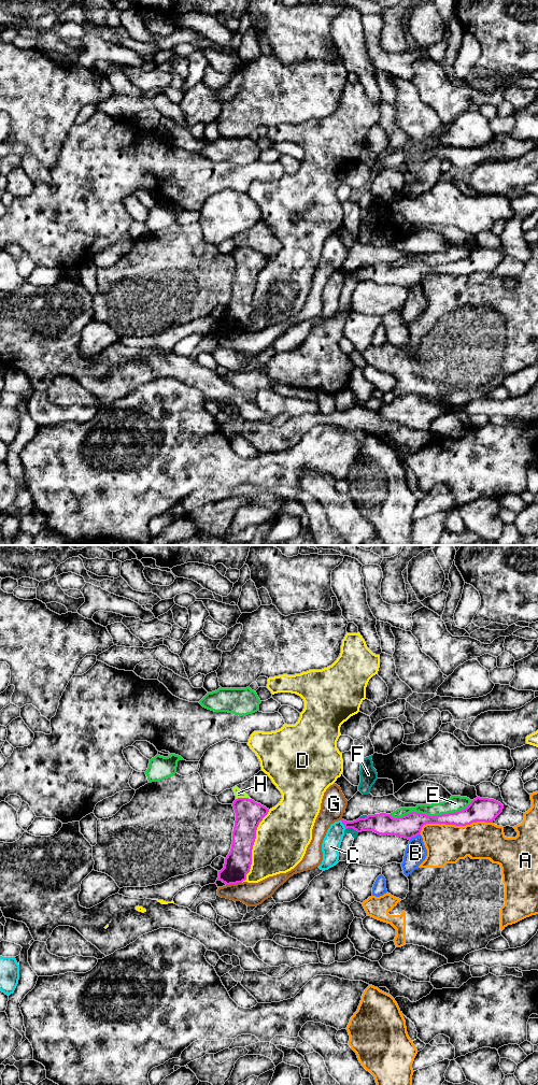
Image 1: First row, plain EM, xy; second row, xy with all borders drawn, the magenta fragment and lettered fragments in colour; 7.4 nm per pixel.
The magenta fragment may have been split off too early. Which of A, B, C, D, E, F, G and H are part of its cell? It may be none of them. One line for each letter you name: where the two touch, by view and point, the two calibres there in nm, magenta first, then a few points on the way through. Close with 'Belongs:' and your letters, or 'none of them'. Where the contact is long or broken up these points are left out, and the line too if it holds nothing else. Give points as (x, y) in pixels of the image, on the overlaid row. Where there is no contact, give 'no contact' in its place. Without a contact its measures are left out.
Belongs: none of them

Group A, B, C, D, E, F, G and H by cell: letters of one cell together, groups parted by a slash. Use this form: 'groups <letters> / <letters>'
groups A / B / C / D / E / F / G / H

